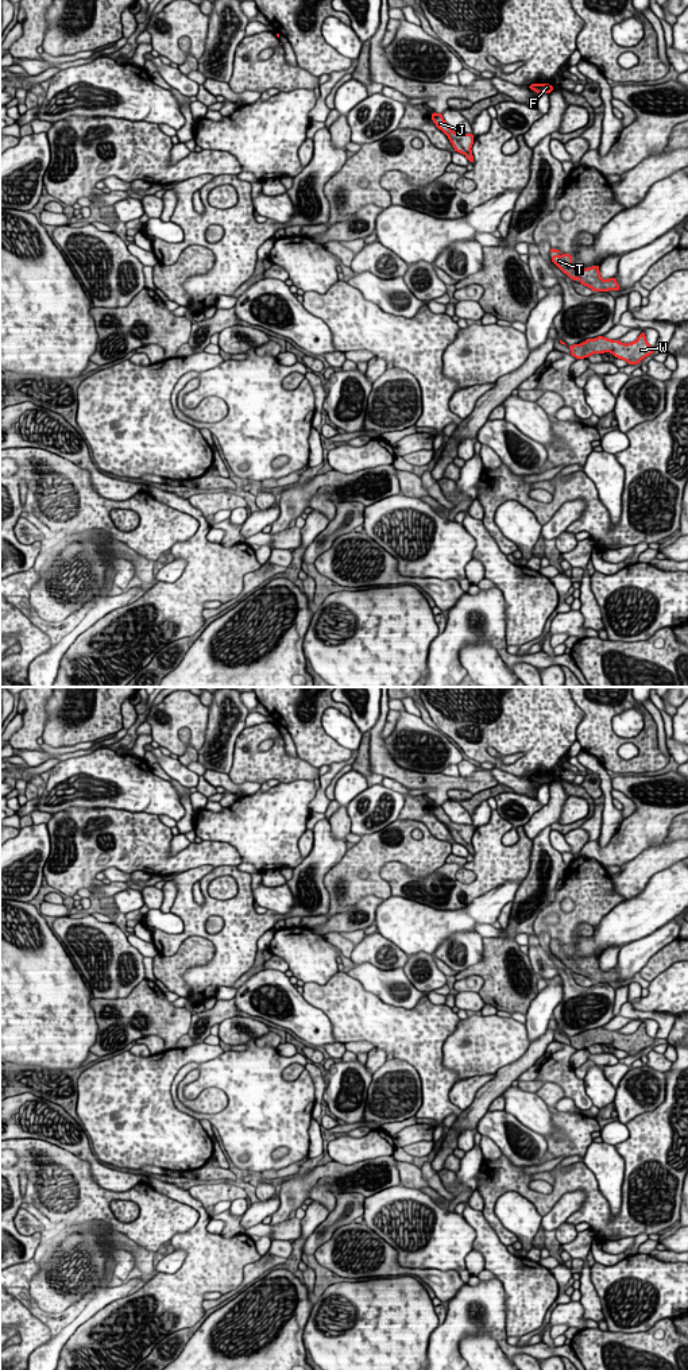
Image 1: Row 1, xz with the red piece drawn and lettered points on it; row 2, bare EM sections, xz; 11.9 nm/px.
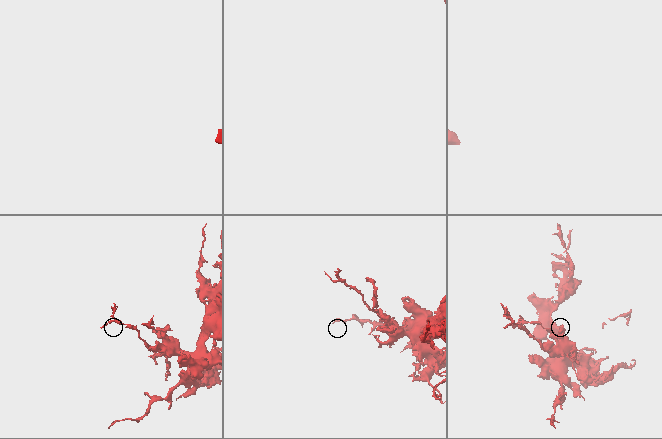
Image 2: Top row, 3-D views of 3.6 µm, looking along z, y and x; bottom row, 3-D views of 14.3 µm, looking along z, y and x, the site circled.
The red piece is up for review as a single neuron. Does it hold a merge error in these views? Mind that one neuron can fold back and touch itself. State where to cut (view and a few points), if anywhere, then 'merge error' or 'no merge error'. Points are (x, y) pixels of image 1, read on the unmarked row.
no cut; no merge error

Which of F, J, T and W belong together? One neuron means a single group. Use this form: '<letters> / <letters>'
F J T W

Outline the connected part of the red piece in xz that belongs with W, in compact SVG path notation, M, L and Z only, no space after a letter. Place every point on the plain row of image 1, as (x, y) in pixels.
M645 1023L633 1034L625 1035L618 1031L610 1031L603 1027L587 1030L581 1035L567 1037L571 1046L576 1050L588 1049L592 1045L611 1043L615 1049L626 1051L629 1056L637 1056L643 1049L654 1043L654 1038L646 1033Z

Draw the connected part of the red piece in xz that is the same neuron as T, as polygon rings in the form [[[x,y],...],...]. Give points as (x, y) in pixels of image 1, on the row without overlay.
[[[550,939],[549,945],[558,943],[560,946],[553,946],[550,952],[560,958],[560,961],[567,965],[571,970],[579,970],[581,976],[591,979],[594,983],[608,983],[619,981],[615,968],[610,970],[602,970],[599,964],[599,956],[588,960],[572,958],[572,946],[561,945],[558,941]]]

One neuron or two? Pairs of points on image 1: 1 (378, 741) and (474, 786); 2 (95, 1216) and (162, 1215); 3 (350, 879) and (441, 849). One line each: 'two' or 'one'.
1: one
2: one
3: one

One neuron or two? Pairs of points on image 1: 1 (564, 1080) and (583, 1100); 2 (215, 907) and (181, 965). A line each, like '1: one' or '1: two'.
1: one
2: two

